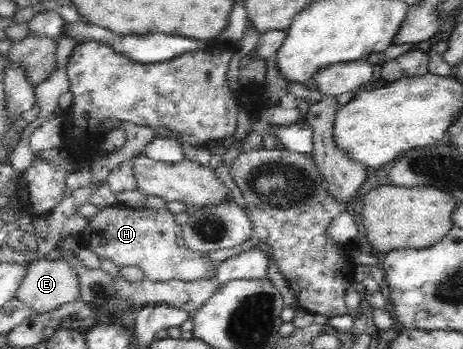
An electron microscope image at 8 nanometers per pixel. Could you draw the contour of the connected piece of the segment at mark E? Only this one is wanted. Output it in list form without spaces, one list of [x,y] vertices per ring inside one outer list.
[[[62,258],[34,260],[19,284],[16,298],[42,314],[79,298],[80,283],[75,270]]]

